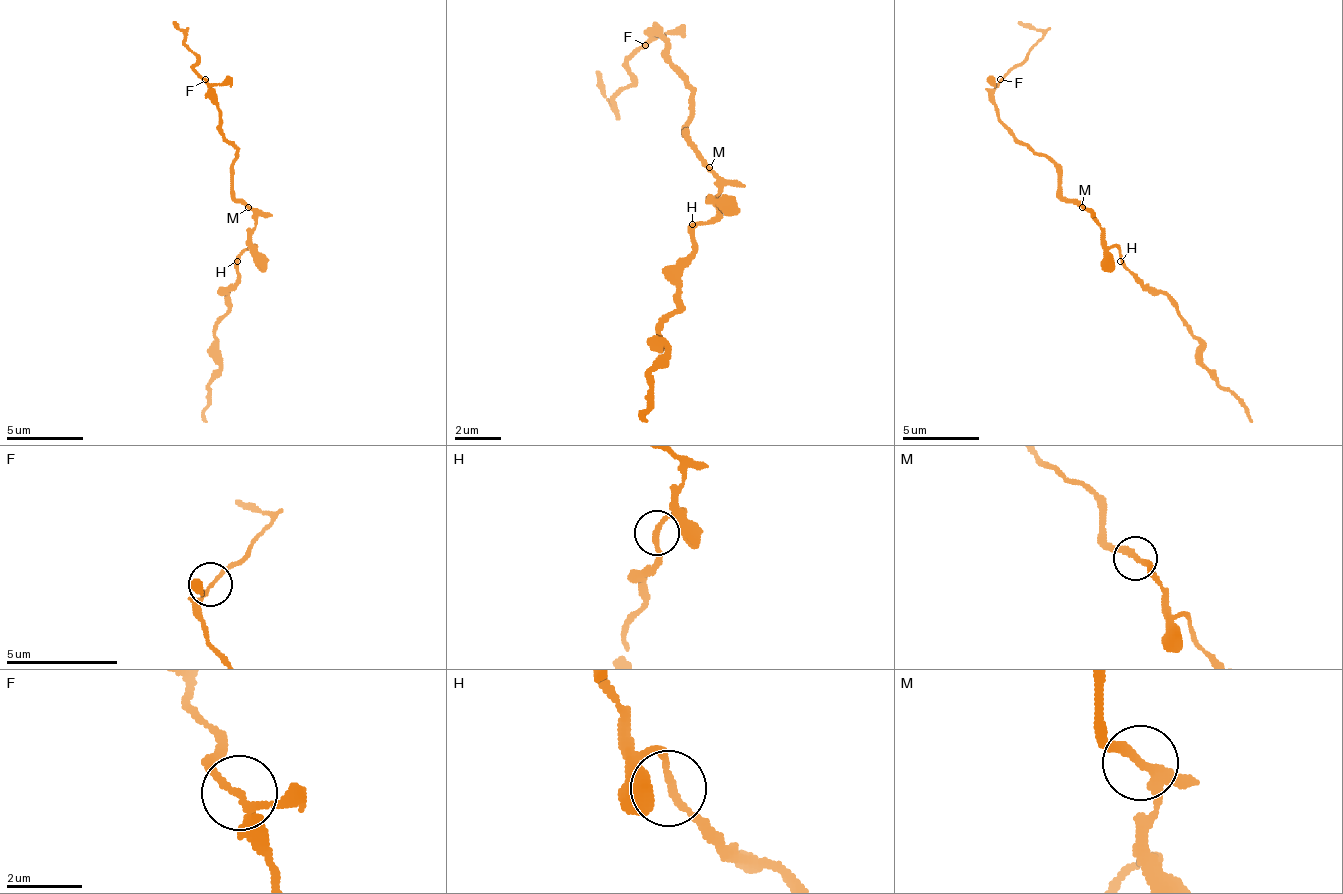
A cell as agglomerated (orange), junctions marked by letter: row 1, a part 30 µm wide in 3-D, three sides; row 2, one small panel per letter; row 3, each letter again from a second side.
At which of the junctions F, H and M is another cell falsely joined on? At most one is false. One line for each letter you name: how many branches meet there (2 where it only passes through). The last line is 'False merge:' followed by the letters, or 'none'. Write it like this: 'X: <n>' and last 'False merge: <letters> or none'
F: 3
False merge: F

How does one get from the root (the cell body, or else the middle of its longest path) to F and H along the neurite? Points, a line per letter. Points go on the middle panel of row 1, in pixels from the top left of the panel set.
F: (715, 173), (686, 144), (686, 115), (692, 109), (692, 86), (669, 63), (669, 46), (658, 34), (646, 46)
H: (715, 173), (715, 178), (721, 184), (721, 190), (715, 196), (715, 213), (704, 224), (692, 224)

